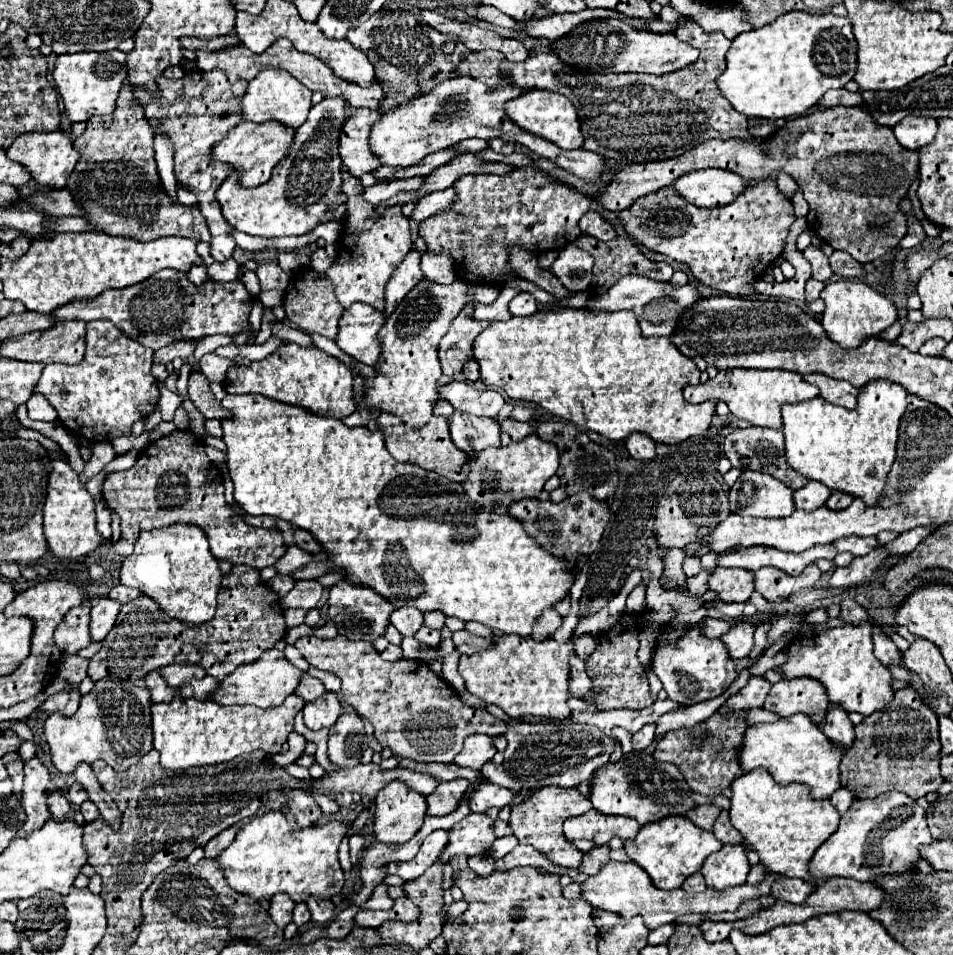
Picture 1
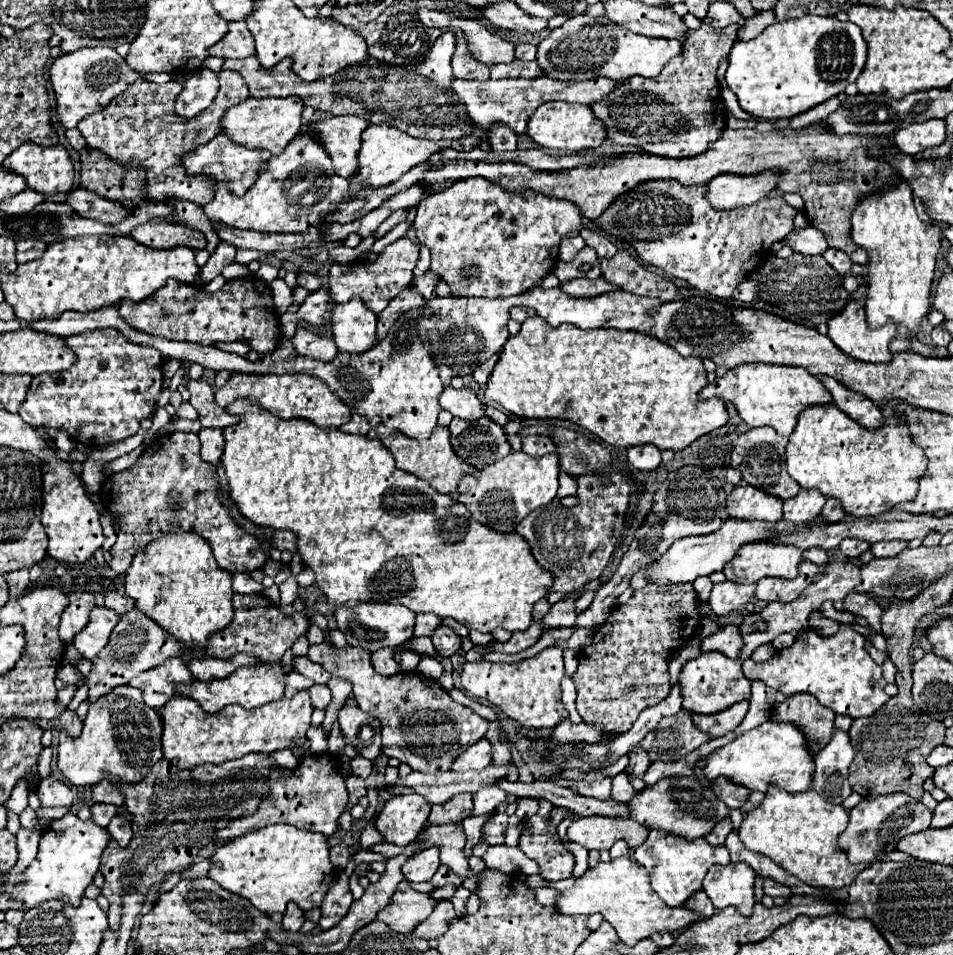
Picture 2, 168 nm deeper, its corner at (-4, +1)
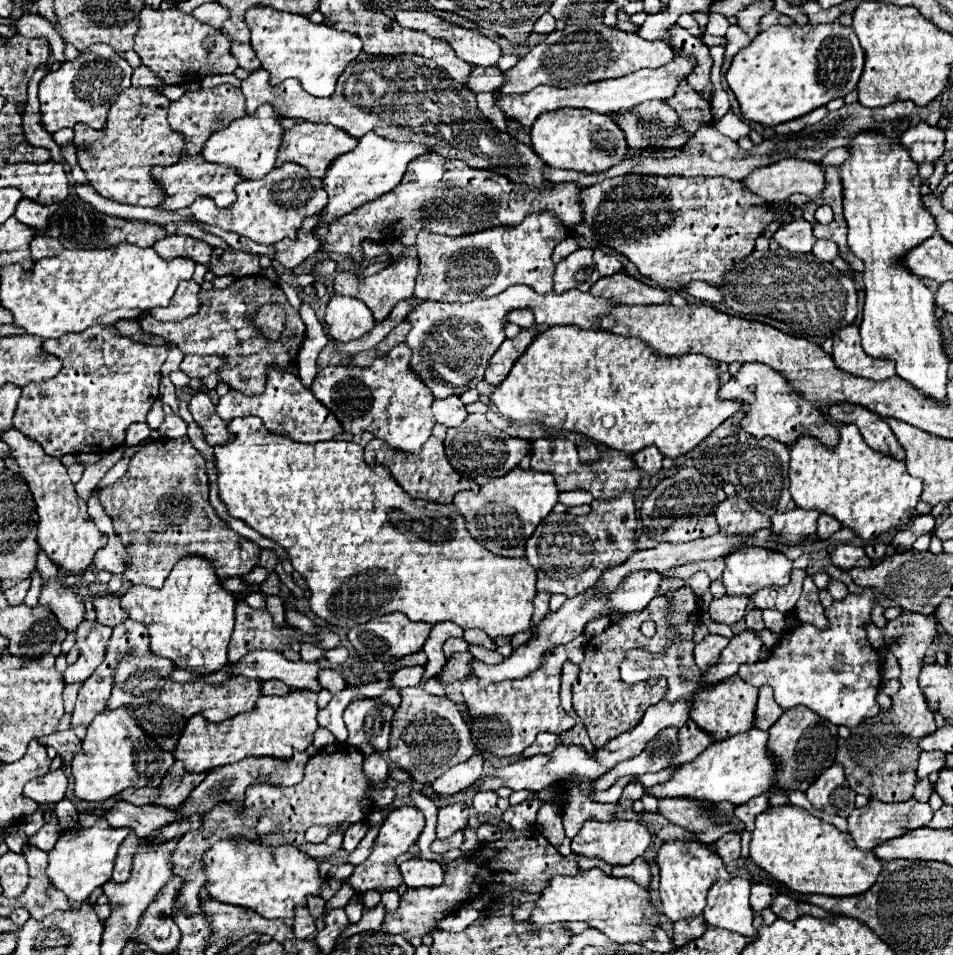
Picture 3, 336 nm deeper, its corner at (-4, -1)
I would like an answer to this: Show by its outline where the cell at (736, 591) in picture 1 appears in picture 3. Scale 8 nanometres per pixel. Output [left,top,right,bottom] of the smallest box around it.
[710,595,748,625]

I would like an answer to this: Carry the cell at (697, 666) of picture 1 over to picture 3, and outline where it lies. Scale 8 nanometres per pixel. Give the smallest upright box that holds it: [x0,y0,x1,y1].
[690,675,758,741]

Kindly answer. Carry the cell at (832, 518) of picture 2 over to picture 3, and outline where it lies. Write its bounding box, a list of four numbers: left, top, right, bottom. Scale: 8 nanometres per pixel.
[818,513,842,539]

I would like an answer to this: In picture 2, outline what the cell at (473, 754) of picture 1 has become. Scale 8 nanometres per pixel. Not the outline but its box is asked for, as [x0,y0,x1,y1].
[450,739,492,771]

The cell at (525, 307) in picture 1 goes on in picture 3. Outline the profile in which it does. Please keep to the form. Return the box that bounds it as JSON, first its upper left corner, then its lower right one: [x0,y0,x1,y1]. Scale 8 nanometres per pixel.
[508,309,534,329]

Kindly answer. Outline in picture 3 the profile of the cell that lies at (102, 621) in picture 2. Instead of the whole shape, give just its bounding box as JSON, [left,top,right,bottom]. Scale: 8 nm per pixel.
[64,621,112,683]

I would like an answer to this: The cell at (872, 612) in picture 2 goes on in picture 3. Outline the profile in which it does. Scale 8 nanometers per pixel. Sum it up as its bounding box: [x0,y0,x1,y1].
[828,579,848,601]

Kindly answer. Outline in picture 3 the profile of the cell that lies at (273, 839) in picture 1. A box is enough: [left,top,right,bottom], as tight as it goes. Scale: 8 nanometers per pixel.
[206,837,324,919]

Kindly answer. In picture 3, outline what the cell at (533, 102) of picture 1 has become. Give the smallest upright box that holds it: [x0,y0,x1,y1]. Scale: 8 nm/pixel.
[530,109,626,173]

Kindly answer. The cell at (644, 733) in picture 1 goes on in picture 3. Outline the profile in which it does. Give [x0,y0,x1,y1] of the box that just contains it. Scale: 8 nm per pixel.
[620,781,644,809]

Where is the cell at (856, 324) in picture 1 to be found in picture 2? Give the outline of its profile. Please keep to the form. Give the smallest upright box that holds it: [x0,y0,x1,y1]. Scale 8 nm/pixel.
[828,301,896,363]

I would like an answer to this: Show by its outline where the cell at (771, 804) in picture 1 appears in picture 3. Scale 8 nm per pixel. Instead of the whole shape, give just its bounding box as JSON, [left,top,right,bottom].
[750,803,882,897]

